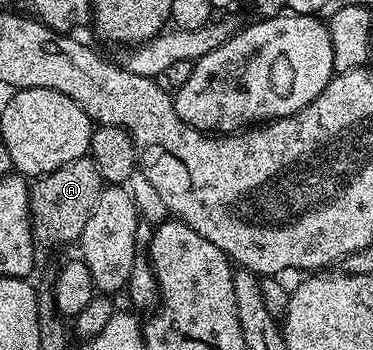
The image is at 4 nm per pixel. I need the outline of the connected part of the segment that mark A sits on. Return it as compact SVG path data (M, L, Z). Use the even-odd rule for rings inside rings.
M89 156L72 160L56 168L56 172L33 179L30 186L30 216L33 219L35 243L39 247L58 241L77 243L102 189L104 183L100 168L96 168L93 158Z

